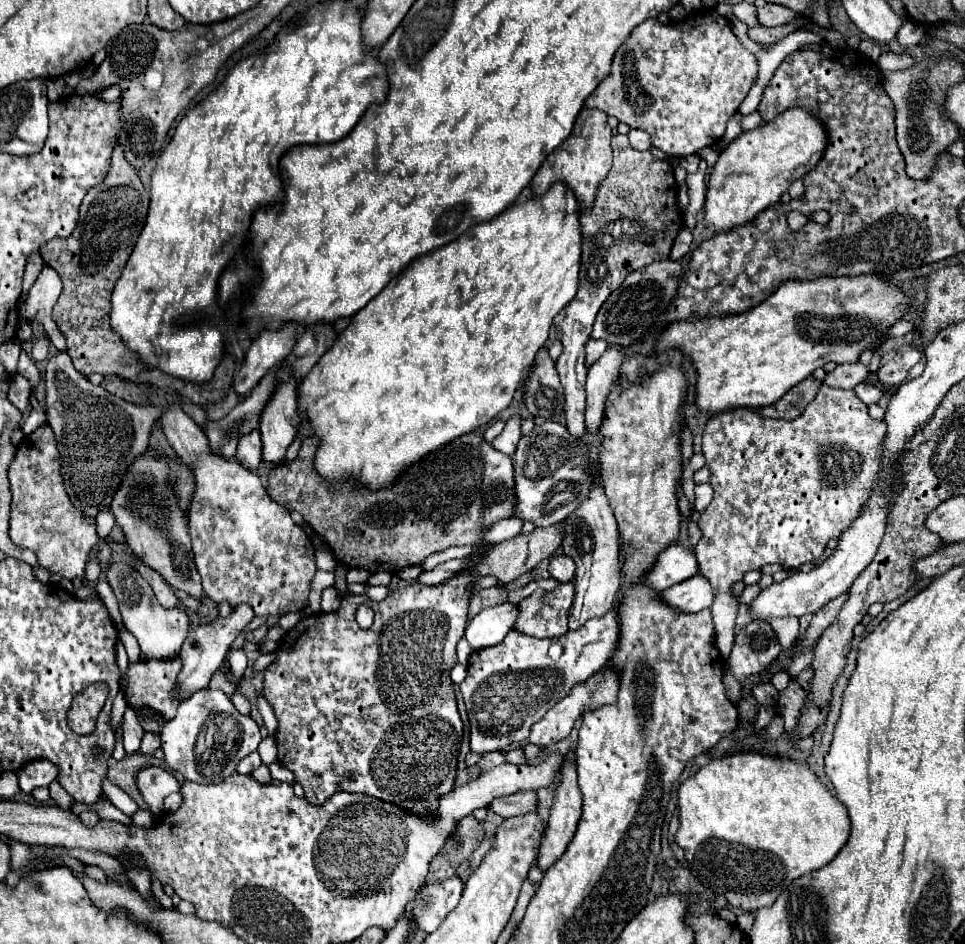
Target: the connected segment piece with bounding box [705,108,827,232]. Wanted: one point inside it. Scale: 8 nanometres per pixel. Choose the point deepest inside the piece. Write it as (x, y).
(753, 172)

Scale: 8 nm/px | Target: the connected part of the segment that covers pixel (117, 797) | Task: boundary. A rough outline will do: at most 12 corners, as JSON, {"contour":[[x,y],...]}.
{"contour":[[103,778],[103,794],[127,816],[139,806],[121,788]]}

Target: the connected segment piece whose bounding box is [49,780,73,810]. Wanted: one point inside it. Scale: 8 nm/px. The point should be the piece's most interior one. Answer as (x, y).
(60, 797)

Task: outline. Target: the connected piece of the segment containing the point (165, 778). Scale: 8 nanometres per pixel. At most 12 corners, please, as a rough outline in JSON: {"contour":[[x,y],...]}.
{"contour":[[159,766],[143,768],[137,784],[149,810],[159,816],[163,798],[179,792],[173,774]]}

